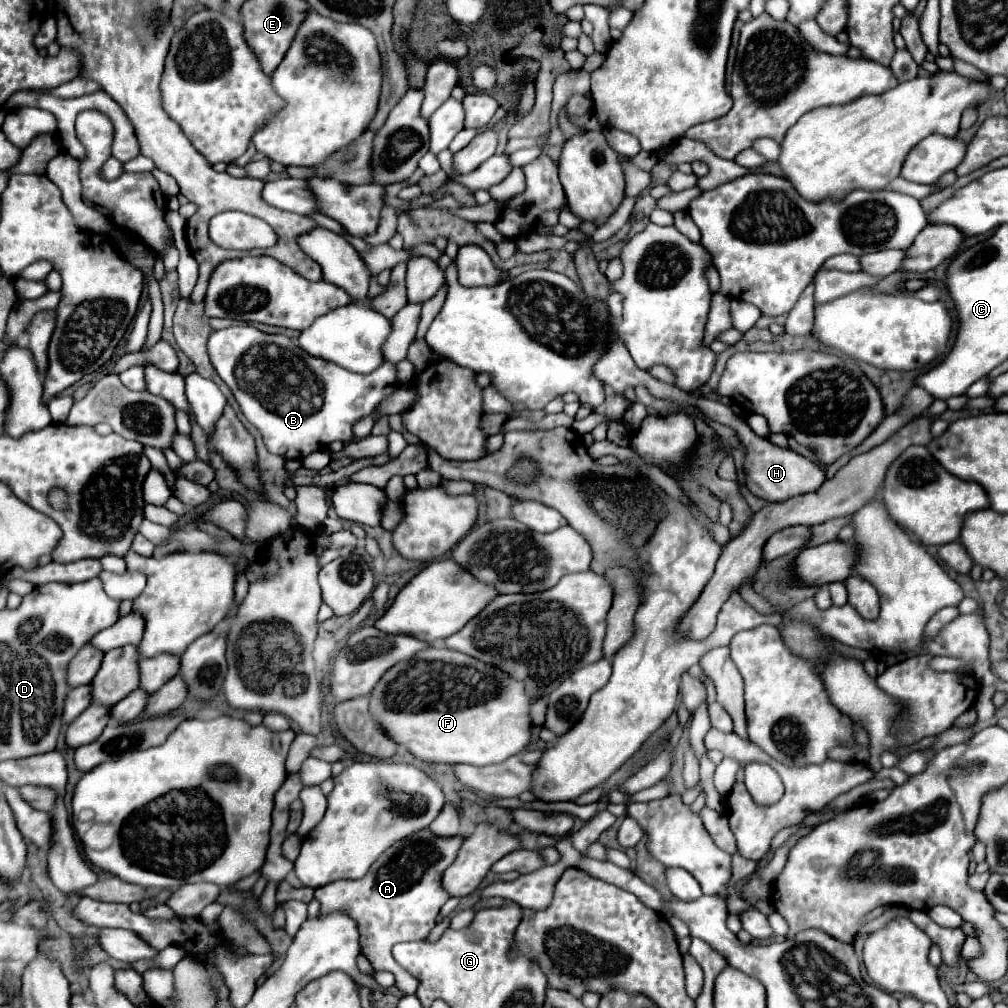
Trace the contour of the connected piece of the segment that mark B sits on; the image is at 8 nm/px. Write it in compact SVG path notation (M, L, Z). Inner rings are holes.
M231 326L213 332L207 342L207 352L213 368L237 398L245 418L261 432L269 452L283 456L285 460L305 458L315 450L327 448L333 440L349 442L353 438L353 422L371 414L375 406L399 386L395 366L389 362L383 362L381 368L371 374L355 374L333 362L309 356L287 336L265 334L253 326Z

